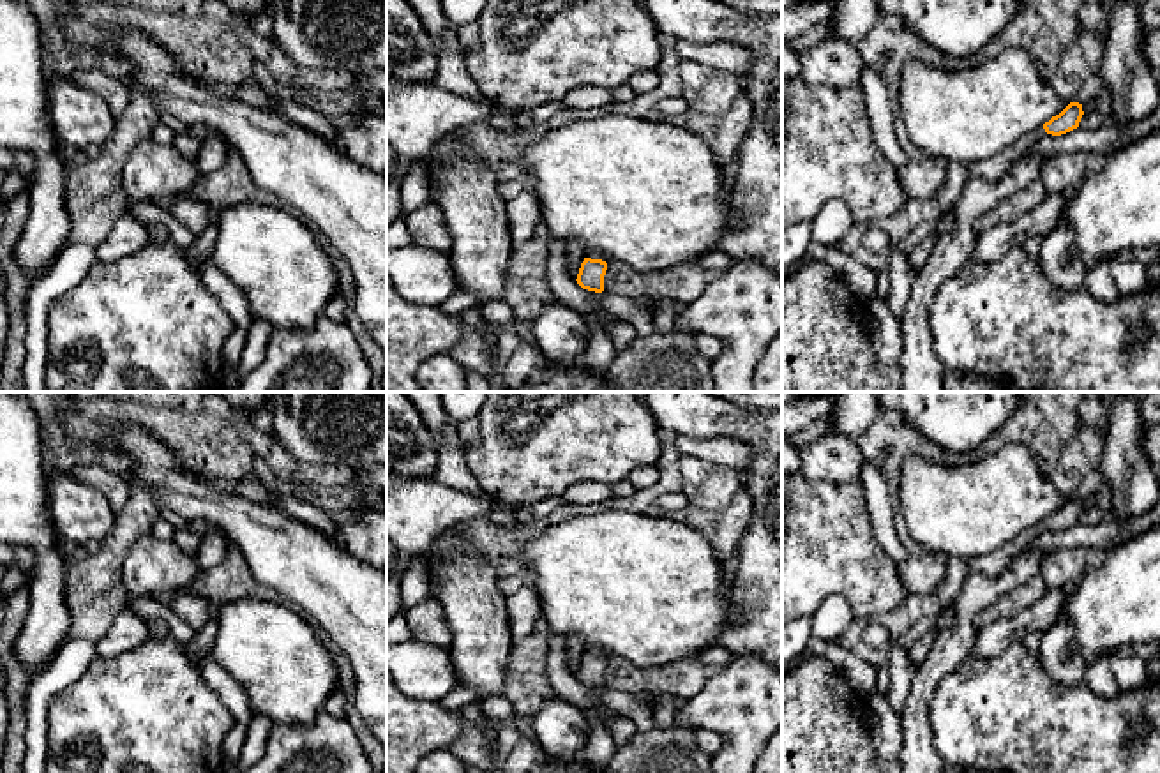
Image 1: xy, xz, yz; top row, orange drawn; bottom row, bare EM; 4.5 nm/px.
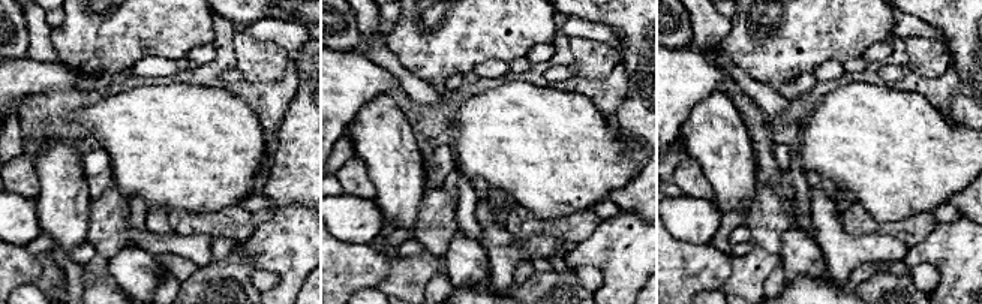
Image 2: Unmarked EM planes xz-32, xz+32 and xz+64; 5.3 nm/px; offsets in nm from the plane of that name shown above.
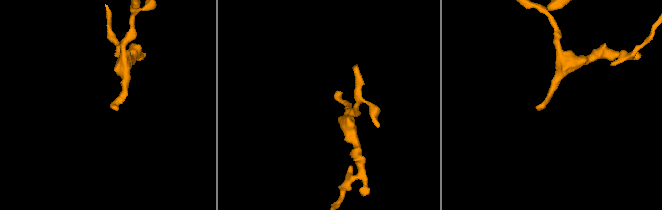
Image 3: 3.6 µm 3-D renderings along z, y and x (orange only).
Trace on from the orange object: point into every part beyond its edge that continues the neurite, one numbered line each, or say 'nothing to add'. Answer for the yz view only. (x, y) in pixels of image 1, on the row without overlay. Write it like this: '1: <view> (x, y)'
1: yz (993, 563)

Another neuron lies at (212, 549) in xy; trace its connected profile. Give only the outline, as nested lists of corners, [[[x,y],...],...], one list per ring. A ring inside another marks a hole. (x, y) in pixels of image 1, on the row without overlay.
[[[210,529],[201,537],[201,544],[194,552],[194,558],[203,572],[219,567],[228,552],[226,538],[221,531]]]

